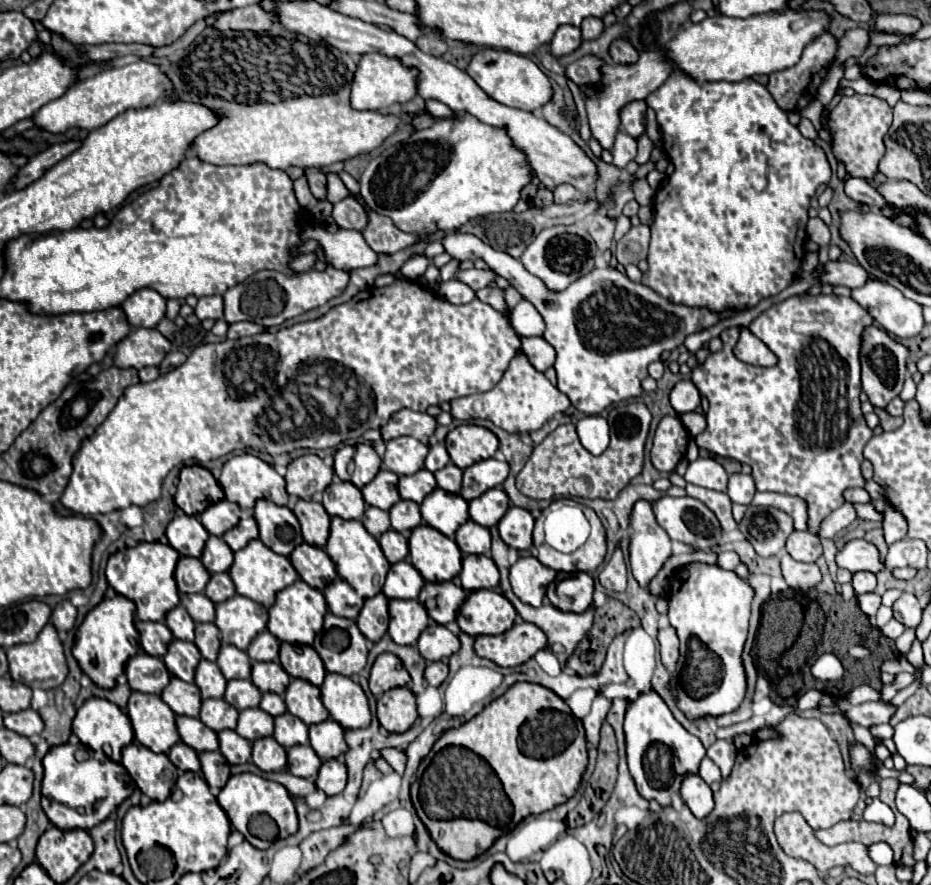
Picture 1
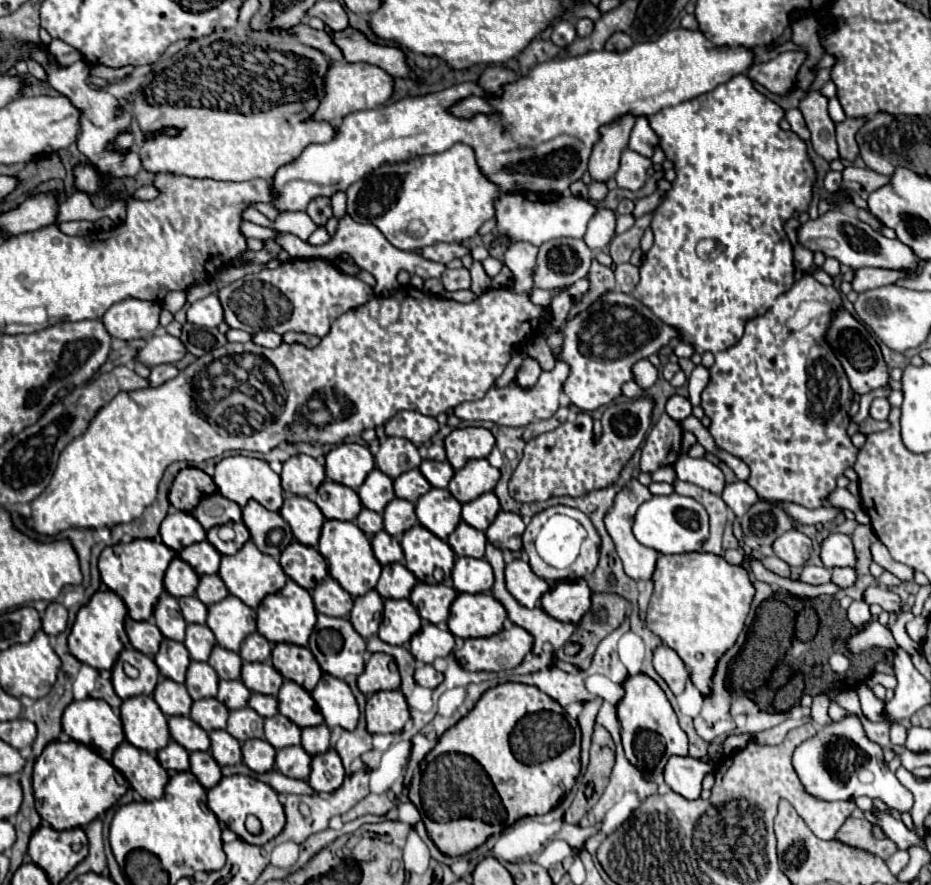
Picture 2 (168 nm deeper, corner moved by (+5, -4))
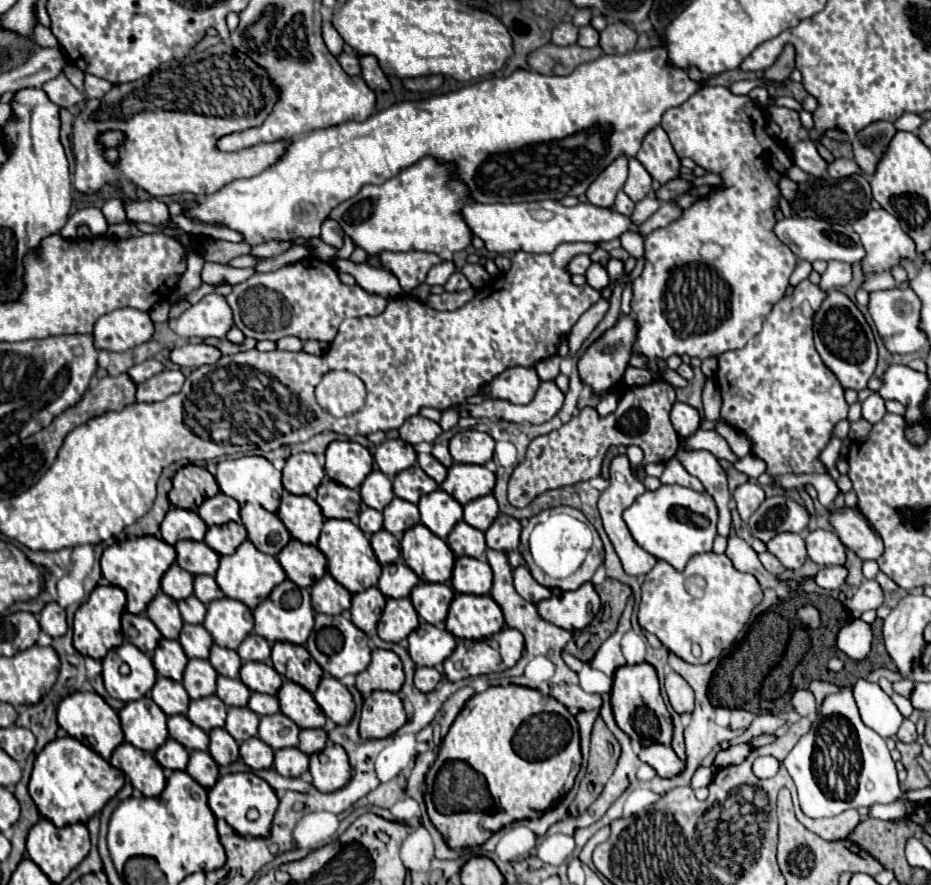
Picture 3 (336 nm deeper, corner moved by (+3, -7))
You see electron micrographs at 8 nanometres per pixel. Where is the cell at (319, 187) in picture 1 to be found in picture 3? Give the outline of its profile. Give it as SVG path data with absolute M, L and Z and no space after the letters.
M326 219L322 223L322 233L320 233L322 241L332 245L334 249L340 249L344 245L344 233L340 231L340 227L336 227L336 223L332 223L330 219Z

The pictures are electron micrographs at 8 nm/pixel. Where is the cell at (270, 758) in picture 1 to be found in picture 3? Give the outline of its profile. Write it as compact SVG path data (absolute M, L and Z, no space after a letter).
M250 737L240 745L240 757L254 771L268 769L274 763L274 751L258 737Z

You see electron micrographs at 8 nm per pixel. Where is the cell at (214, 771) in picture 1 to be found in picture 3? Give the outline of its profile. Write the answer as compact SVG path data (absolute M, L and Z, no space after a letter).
M190 751L186 773L192 775L204 789L210 789L218 779L218 765L208 751Z

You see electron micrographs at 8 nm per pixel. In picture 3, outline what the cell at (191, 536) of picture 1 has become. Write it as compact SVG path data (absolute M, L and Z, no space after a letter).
M180 507L170 509L160 525L162 539L170 545L174 545L176 541L182 541L182 539L202 541L206 529L208 529L208 525L200 519L198 513L188 511L188 509L180 509Z

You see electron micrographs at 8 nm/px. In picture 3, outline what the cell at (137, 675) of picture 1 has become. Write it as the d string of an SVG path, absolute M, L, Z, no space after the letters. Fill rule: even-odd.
M124 643L116 649L112 649L104 659L102 659L102 679L104 679L104 687L110 693L110 697L120 699L120 701L136 701L140 697L144 697L152 685L156 683L156 669L152 667L152 659L142 653L138 647L134 647L132 643ZM128 663L130 665L130 675L120 675L120 665Z

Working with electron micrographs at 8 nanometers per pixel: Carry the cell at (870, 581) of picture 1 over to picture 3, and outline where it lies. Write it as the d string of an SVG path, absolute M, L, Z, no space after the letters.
M824 567L814 575L814 583L822 589L840 589L846 581L846 573L844 567Z

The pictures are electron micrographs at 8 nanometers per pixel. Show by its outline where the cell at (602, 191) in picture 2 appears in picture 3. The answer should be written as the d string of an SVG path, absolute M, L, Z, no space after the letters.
M628 231L628 235L622 235L620 237L622 241L622 247L636 259L640 259L644 255L644 237L640 237L638 233L632 233Z

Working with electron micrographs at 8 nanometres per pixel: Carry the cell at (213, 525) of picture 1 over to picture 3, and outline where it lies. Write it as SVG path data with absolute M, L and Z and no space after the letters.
M216 493L214 497L206 499L200 505L198 515L204 519L204 523L208 527L212 527L212 525L224 525L228 521L240 523L240 507L238 507L238 503L232 497L224 495L224 493Z

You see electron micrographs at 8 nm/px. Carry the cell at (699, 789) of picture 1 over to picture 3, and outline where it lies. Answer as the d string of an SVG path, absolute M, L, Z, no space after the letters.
M650 743L642 747L638 757L650 767L654 767L660 777L672 777L676 775L676 771L680 771L680 767L684 767L684 763L676 757L672 747L662 745L662 743Z

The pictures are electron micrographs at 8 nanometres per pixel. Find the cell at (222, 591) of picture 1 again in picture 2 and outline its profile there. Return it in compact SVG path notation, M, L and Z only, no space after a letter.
M200 576L200 584L196 588L196 596L206 604L212 606L228 596L228 588L224 586L220 576Z

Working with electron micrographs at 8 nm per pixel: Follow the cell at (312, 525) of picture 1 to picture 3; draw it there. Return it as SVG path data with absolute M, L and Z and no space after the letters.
M284 493L276 515L282 519L282 523L294 539L316 545L324 523L324 515L314 499L306 495Z

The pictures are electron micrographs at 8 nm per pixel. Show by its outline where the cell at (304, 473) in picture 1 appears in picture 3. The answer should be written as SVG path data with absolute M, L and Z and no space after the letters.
M298 453L286 459L282 471L284 489L294 495L310 495L324 479L324 467L312 453Z

